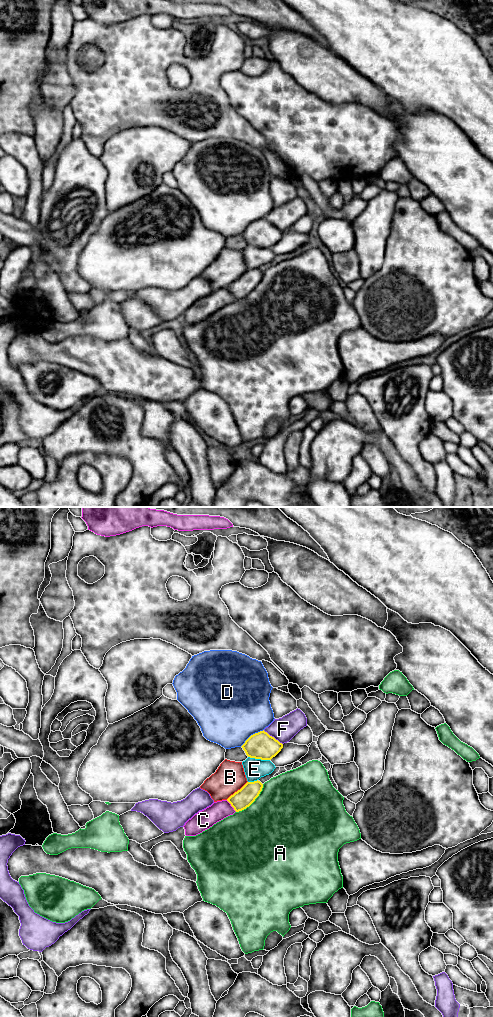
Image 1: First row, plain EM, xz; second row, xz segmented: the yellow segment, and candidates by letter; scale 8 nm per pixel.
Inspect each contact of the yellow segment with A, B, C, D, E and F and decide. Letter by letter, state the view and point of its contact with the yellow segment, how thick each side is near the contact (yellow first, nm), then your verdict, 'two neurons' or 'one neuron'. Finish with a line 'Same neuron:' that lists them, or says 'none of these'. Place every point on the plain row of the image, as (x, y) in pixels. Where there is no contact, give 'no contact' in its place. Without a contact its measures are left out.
A: contact xz (253, 289); calibres 160 and 500 nm; two neurons
B: contact xz (237, 279); calibres 160 and 240 nm; one neuron
C: contact xz (231, 293); calibres 160 and 150 nm; two neurons
D: contact xz (251, 223); calibres 220 and 500 nm; two neurons
E: contact xz (259, 246); calibres 220 and 170 nm; two neurons
F: contact xz (273, 225); calibres 220 and 190 nm; two neurons
Same neuron: B

